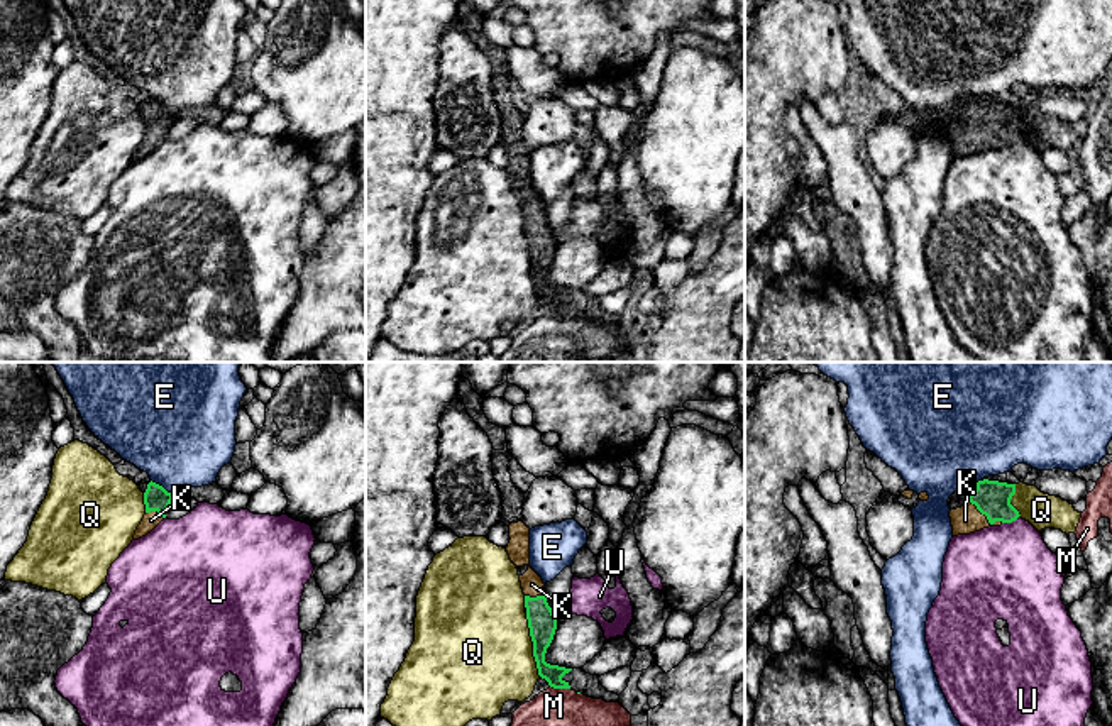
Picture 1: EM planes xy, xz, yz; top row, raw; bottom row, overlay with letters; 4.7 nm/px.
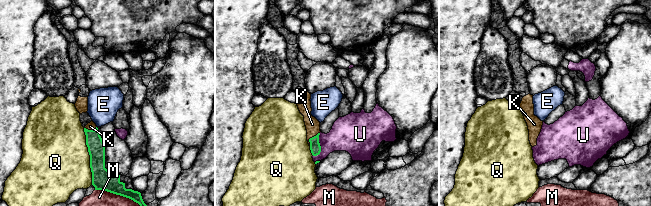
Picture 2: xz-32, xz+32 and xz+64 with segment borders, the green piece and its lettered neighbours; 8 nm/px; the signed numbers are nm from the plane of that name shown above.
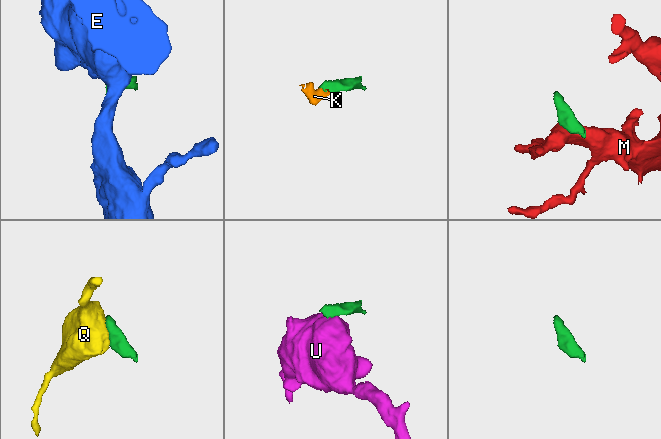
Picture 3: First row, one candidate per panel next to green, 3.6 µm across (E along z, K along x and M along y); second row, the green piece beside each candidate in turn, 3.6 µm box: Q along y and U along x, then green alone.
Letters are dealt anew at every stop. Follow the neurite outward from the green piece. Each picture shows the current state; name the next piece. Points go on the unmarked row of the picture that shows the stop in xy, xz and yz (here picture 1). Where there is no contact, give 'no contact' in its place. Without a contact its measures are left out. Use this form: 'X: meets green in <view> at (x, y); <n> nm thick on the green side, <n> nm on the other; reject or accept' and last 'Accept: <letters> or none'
E: meets green in xy at (161, 107); 120 nm thick on the green side, 460 nm on the other; reject
K: meets green in yz at (985, 136); 170 nm thick on the green side, 140 nm on the other; accept
M: meets green in xz at (561, 308); 90 nm thick on the green side, 380 nm on the other; reject
Q: meets green in xz at (533, 266); 140 nm thick on the green side, 480 nm on the other; reject
U: meets green in yz at (1009, 142); 170 nm thick on the green side, 460 nm on the other; reject
Accept: K

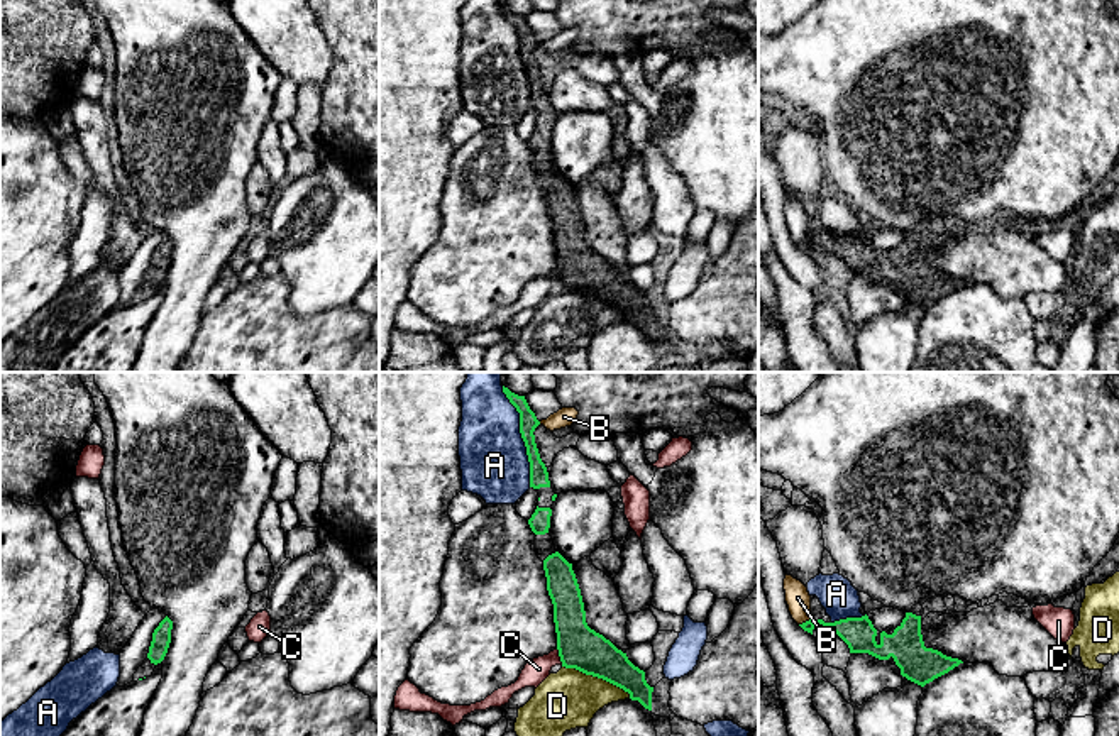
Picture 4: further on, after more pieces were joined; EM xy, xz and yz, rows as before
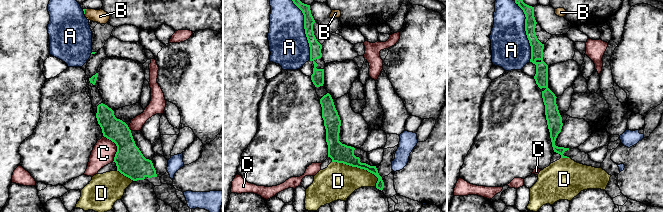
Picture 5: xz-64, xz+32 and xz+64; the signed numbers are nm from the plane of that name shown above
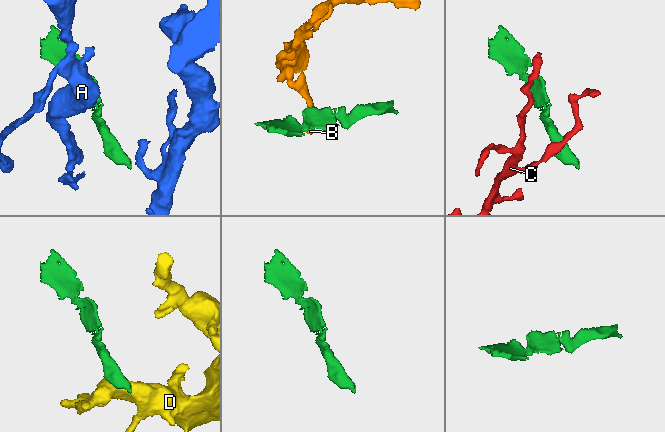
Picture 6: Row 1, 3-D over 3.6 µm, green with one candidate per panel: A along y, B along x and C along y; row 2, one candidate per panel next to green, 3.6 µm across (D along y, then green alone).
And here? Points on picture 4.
A: meets green in xz at (522, 58); 100 nm thick on the green side, 320 nm on the other; reject
B: meets green in yz at (806, 242); 150 nm thick on the green side, 120 nm on the other; reject
C: meets green in xz at (559, 276); 200 nm thick on the green side, 110 nm on the other; reject
D: meets green in xz at (598, 298); 200 nm thick on the green side, 280 nm on the other; reject
Accept: none

